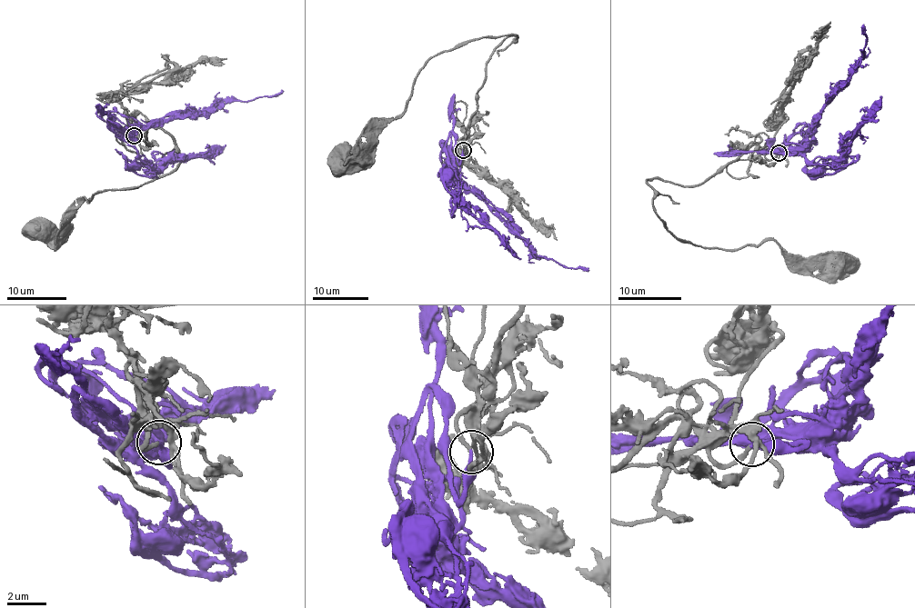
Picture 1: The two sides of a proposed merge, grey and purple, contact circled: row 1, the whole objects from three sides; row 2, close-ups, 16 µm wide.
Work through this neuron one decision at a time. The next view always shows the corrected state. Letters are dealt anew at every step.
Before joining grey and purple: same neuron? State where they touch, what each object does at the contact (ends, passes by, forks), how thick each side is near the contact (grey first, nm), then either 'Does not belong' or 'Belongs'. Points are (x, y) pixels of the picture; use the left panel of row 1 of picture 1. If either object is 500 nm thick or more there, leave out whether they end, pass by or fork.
Place: (134, 135). At the ring grey ends. At the ring purple ends. Thickness 180 nm (grey) against 220 nm. Belongs

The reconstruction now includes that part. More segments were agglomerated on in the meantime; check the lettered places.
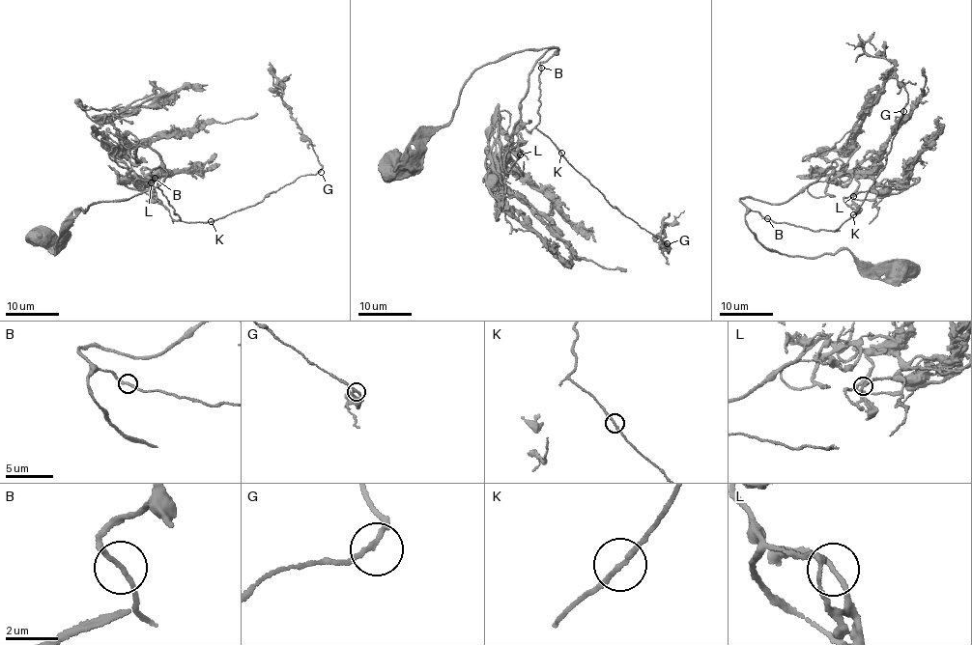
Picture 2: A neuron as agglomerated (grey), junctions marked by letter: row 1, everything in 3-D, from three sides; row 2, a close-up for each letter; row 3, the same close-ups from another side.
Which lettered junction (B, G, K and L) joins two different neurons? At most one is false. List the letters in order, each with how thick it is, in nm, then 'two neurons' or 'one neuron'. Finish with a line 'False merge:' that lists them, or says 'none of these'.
B: 180 nm thick; one neuron
G: 170 nm thick; one neuron
K: 180 nm thick; one neuron
L: 170 nm thick; one neuron
False merge: none of these

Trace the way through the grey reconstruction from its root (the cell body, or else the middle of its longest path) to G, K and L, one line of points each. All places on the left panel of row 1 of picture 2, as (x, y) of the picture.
G: (43, 238), (60, 248), (80, 209), (157, 187), (158, 166), (151, 174), (178, 220), (206, 223), (321, 172)
K: (43, 238), (60, 248), (80, 209), (157, 187), (167, 176), (160, 166), (151, 174), (178, 220), (211, 221)
L: (43, 238), (60, 248), (80, 209), (164, 179), (157, 154), (140, 146), (137, 162), (120, 137), (151, 182)

